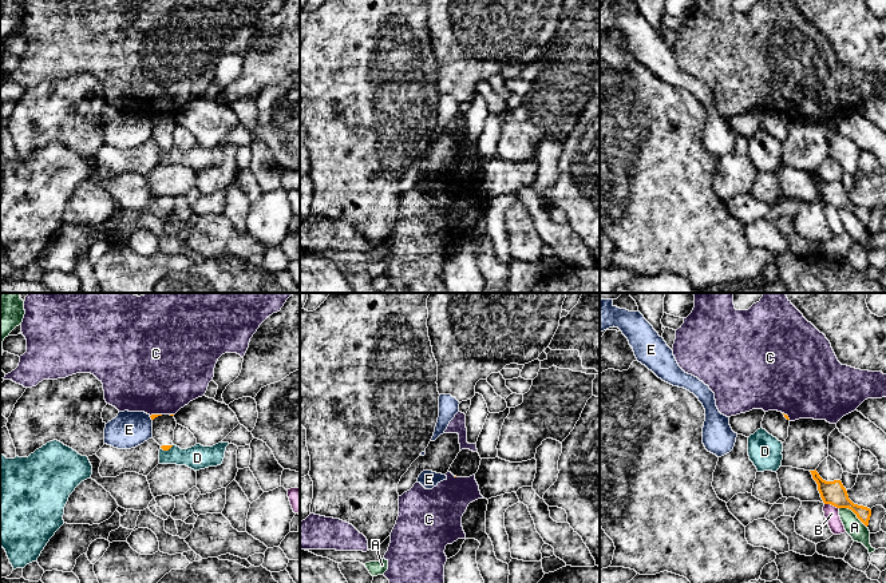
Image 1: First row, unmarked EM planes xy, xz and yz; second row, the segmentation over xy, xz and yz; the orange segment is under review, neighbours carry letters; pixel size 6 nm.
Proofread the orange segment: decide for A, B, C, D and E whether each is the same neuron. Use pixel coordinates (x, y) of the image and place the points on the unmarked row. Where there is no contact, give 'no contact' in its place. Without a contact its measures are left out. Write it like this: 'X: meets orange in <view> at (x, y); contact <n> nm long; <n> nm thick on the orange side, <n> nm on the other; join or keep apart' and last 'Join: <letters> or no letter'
A: meets orange in yz at (854, 213); contact 200 nm long; 140 nm thick on the orange side, 110 nm on the other; keep apart
B: meets orange in yz at (831, 205); contact 90 nm long; 140 nm thick on the orange side, 90 nm on the other; keep apart
C: meets orange in xy at (155, 115); contact 70 nm long; 30 nm thick on the orange side, 500 nm on the other; keep apart
D: meets orange in xy at (166, 150); contact 80 nm long; 30 nm thick on the orange side, 150 nm on the other; keep apart
E: meets orange in xy at (151, 119); contact 40 nm long; 30 nm thick on the orange side, 220 nm on the other; keep apart
Join: no letter

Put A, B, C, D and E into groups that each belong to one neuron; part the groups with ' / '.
A / B / C / D / E

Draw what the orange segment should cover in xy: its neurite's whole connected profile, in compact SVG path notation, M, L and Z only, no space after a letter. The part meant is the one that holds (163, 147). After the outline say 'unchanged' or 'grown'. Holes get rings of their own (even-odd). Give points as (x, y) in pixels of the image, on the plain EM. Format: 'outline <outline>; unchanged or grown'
outline M151 115L150 118L153 120L153 139L163 151L169 151L173 147L177 127L174 115Z; grown

